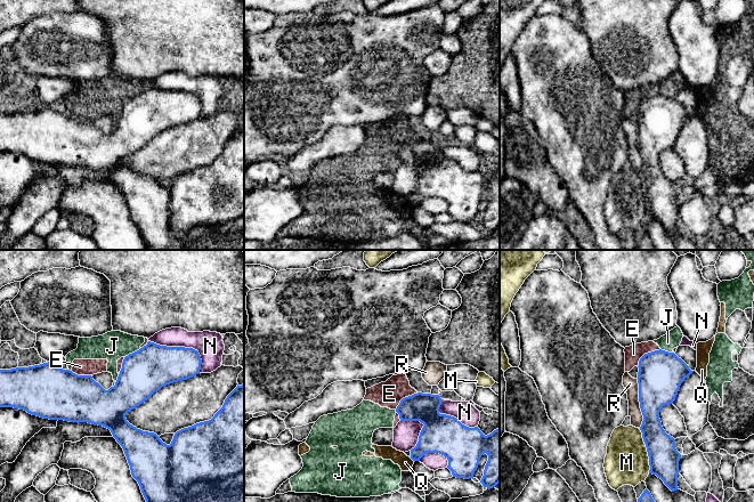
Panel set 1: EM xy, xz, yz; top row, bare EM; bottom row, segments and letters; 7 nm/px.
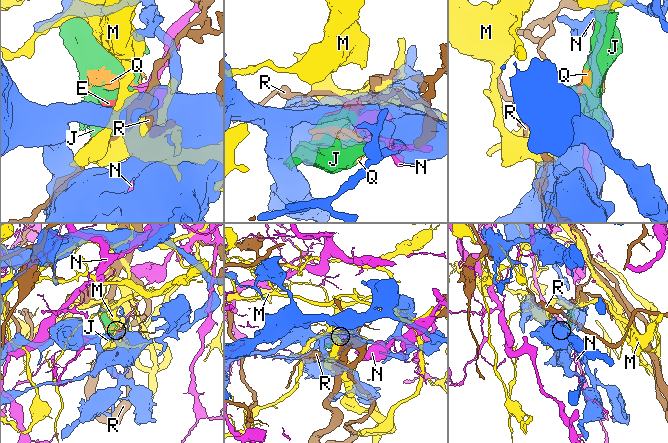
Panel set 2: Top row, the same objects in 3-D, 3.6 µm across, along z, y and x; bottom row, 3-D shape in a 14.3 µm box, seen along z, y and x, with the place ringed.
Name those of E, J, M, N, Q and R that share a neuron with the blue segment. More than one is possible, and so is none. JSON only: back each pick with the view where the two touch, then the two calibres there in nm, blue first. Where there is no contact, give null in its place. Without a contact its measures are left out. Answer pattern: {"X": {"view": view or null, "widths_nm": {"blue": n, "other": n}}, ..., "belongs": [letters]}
{"belongs": []}

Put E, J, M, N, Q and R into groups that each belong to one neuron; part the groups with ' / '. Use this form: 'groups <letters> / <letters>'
groups E J Q / M / N / R

